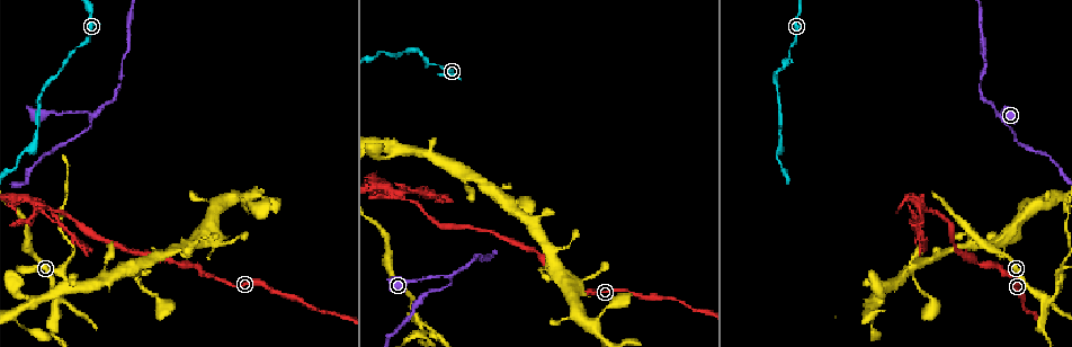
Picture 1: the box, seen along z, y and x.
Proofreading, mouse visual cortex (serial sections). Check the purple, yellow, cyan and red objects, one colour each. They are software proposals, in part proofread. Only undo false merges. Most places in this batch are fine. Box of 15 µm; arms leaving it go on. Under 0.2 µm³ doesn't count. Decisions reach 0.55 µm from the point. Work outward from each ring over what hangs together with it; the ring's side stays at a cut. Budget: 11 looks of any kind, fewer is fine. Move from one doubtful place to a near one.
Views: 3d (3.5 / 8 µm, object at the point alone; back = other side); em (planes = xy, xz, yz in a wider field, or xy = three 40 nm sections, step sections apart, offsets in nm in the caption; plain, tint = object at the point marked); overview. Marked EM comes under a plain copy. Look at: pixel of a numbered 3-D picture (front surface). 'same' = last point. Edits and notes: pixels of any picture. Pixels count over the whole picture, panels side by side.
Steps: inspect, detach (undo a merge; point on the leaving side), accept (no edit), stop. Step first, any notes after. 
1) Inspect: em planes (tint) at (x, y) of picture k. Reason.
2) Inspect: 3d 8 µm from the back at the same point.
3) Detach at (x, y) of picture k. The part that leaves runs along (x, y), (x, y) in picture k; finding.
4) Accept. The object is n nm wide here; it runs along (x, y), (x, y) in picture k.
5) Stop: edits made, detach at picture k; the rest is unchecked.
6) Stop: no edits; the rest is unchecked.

Inspect: 3d 3.5 µm at (1042, 300) of picture 1. Abrupt turn.

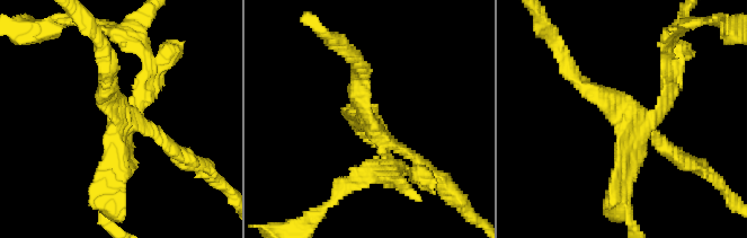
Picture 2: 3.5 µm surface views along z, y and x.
Inspect: em xy step 1 (tint) at (119, 116) of picture 2.

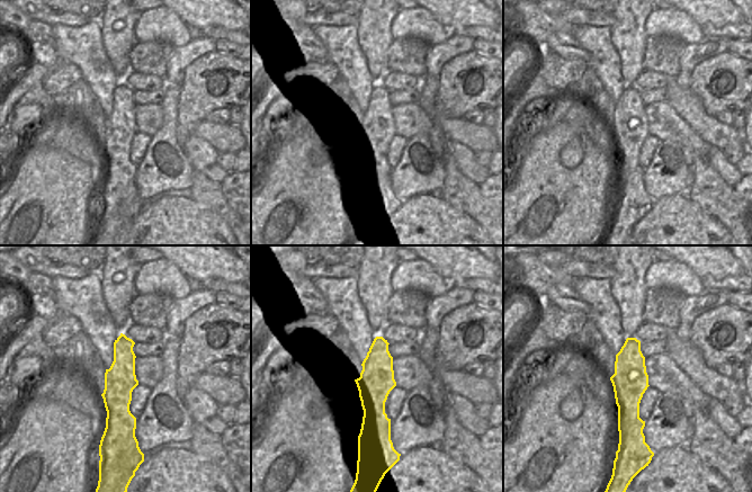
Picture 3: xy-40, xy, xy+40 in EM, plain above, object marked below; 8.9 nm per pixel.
Detach at (148, 78) of picture 2. The arms are 150, 150, 200, 250 nm wide; a second cell is stuck on.

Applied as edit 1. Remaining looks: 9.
Inspect: overview.

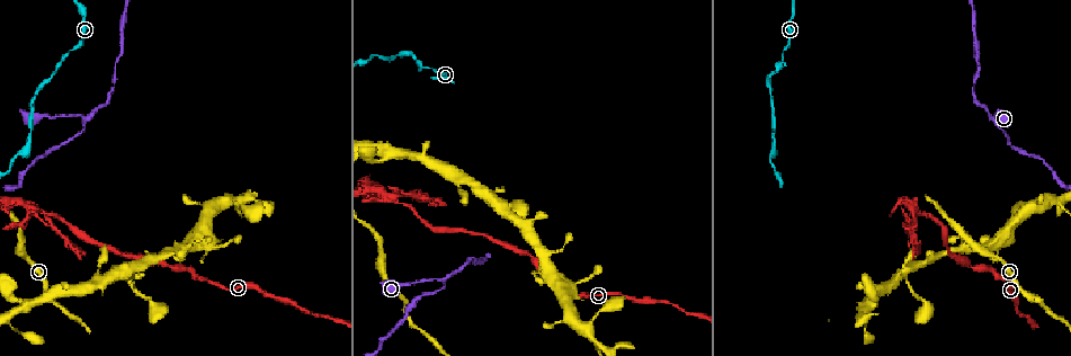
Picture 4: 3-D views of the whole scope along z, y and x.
Inspect: 3d 3.5 µm at (396, 200) of picture 4. Sharp bend.

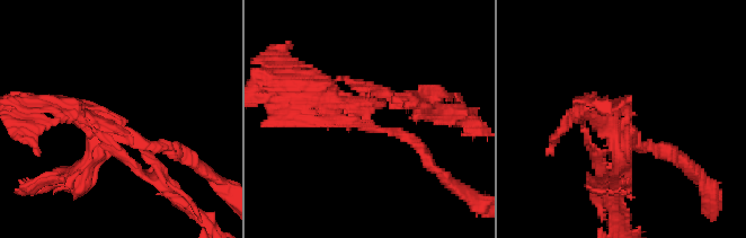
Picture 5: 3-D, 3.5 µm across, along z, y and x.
Inspect: em xy step 3 (tint) at (634, 130) of picture 5.

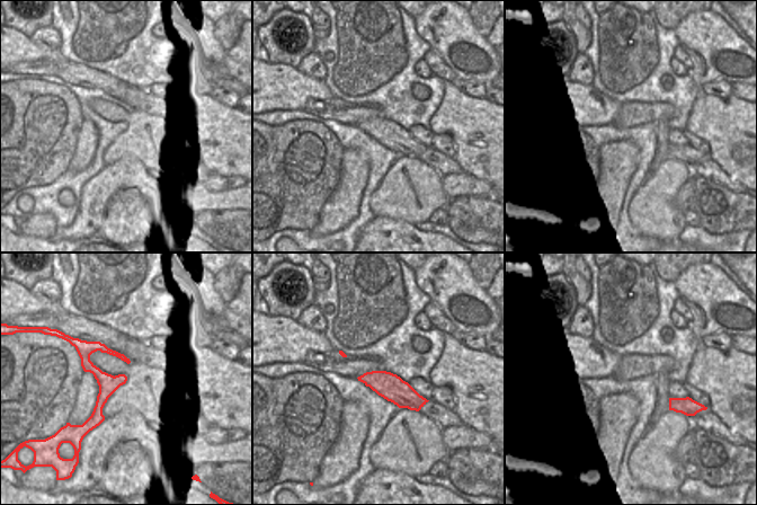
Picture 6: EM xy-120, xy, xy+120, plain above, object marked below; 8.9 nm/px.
Inspect: em xy step 5 (tint) at the same point.

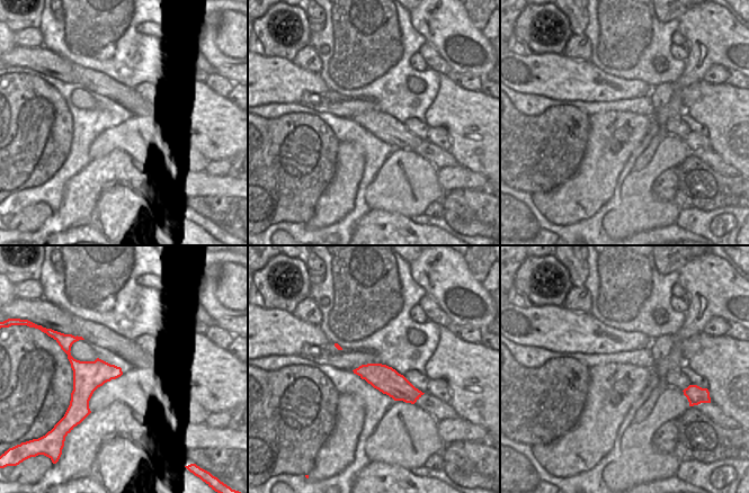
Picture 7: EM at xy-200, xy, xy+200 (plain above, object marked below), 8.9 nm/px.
Detach at (90, 129) of picture 5. The part that leaves runs along (628, 132), (587, 117), (593, 152) in picture 5; two cells meet here.

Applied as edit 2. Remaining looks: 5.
Inspect: 3d 3.5 µm at (82, 116) of picture 4.

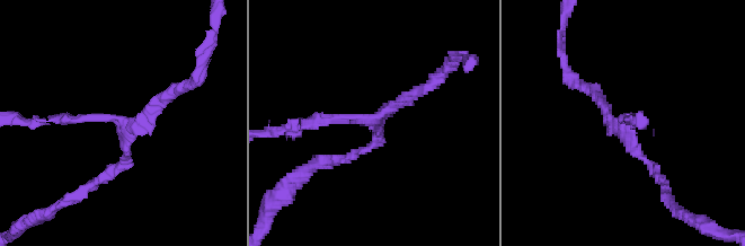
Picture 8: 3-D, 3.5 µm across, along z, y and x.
Inspect: em xy step 3 (tint) at (623, 126) of picture 8. Shape alone is not enough.

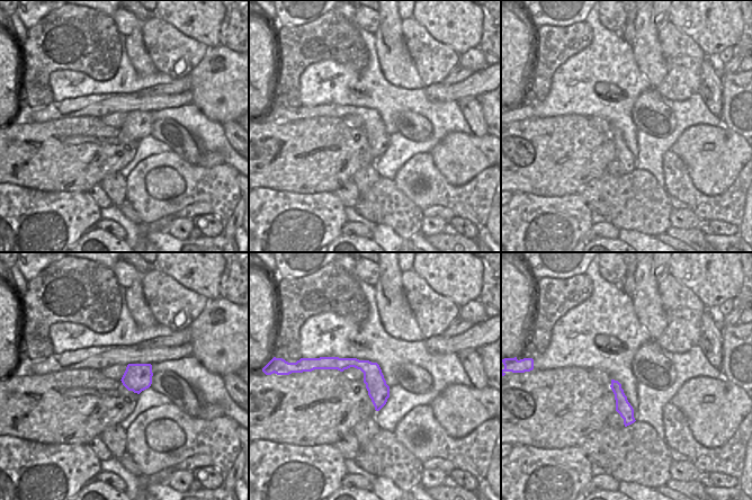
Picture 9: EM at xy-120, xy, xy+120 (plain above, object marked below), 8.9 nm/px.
Accept. The arms are 100, 150, 150 nm wide; continuous, no second cell.

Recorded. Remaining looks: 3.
Inspect: 3d 3.5 µm at (65, 55) of picture 4. A narrow waist.

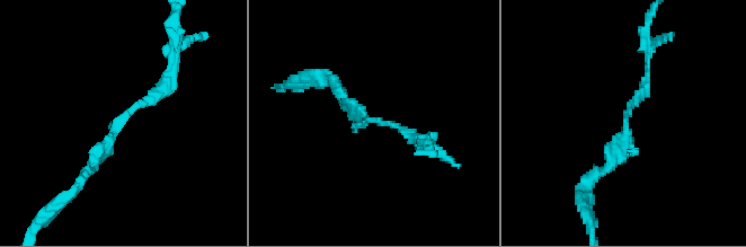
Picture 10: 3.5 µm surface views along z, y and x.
Inspect: em xy step 1 (tint) at (626, 126) of picture 10. Now the EM.

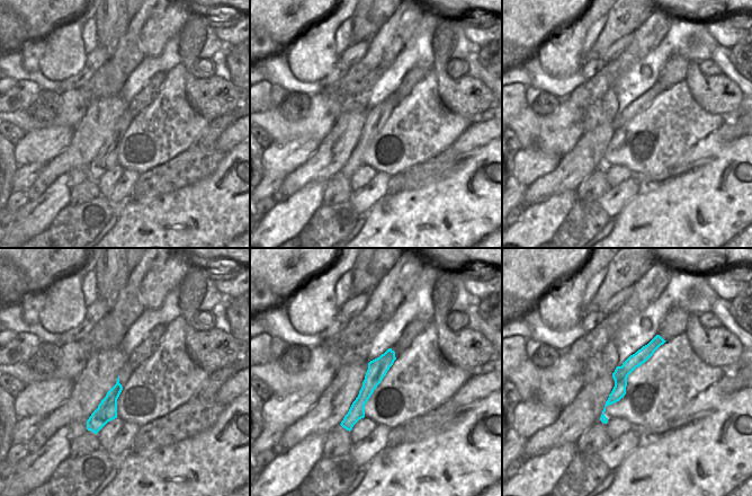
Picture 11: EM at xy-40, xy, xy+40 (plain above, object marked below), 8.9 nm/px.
Accept. It runs along (390, 352), (357, 412), (345, 424) in picture 11; continuous, no second cell.

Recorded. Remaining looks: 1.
Stop: edits made, detach at picture 2, detach at picture 5; the rest is unchecked.

